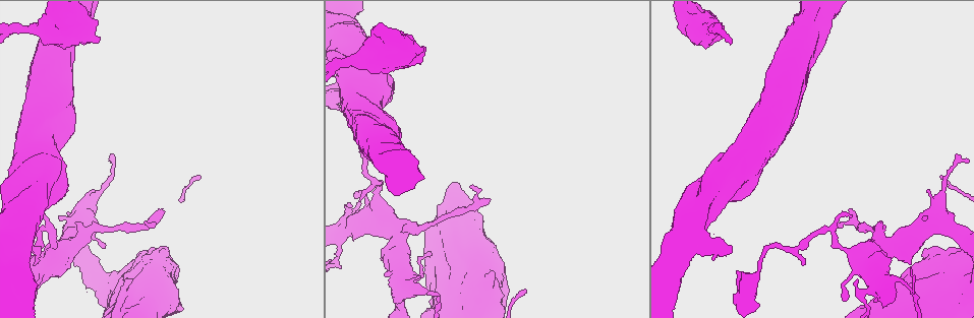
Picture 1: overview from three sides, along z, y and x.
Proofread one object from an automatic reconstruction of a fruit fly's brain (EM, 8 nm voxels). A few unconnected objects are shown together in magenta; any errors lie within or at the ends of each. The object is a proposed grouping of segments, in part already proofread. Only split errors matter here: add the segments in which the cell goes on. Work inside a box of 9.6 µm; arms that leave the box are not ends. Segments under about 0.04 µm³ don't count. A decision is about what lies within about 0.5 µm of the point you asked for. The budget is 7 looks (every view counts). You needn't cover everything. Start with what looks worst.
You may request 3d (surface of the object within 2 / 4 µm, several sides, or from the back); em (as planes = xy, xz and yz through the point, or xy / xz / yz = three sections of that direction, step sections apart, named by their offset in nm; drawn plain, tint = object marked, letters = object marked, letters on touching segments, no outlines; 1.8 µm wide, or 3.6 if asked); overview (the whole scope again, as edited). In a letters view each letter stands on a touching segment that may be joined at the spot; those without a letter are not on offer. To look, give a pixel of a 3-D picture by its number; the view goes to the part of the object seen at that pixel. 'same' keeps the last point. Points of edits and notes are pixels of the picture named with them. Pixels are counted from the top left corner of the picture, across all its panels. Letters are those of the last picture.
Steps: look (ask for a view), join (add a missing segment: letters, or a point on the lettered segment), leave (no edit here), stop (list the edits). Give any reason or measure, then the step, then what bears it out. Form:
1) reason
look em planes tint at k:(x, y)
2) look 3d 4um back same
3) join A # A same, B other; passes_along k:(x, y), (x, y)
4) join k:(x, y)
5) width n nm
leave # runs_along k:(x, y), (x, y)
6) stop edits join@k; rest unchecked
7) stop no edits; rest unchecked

branch stops here
look em xz step 8 tint at 1:(845, 299)

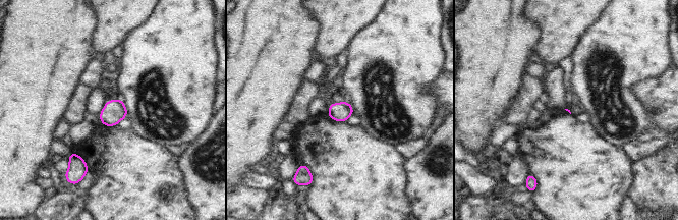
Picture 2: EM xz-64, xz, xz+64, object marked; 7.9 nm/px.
cut it another way
look em planes letters same

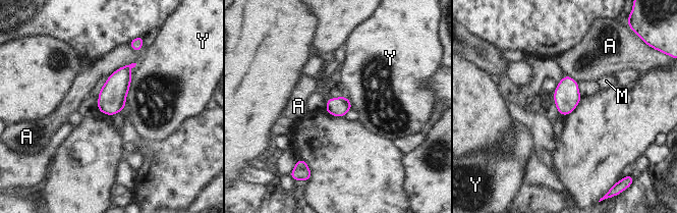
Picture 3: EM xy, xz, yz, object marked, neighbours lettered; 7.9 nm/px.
width 150 nm
leave # A other, M other, Y other; border 3:(132, 74), (124, 107); no lettered segment goes on from it

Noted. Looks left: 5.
thick end
look em 3.6um planes plain at 1:(424, 47)

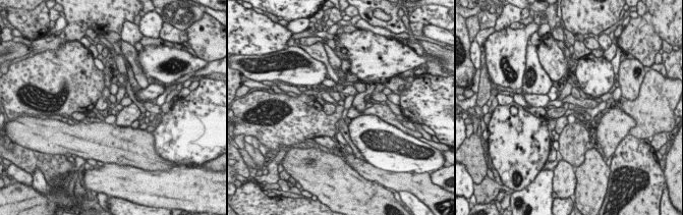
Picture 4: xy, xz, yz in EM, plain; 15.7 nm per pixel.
look em 3.6um planes letters same

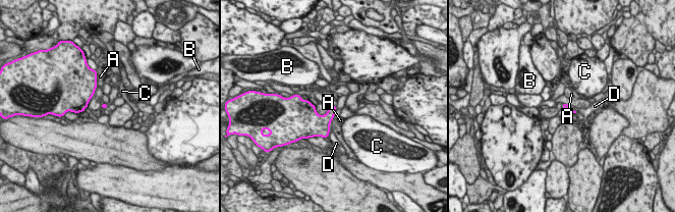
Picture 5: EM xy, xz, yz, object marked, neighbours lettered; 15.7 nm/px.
leave # A other, B other, C other, D other; border 5:(336, 106), (333, 118); no lettered segment goes on from it

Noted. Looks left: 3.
sudden change in width
look em planes tint at 1:(415, 230)

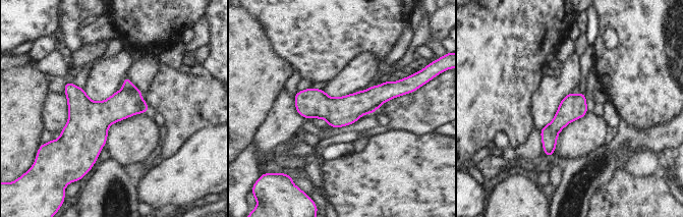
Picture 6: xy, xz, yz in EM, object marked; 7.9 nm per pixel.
look em planes letters same

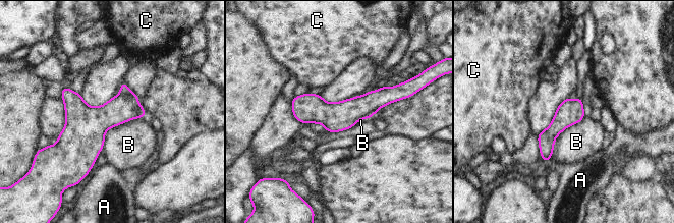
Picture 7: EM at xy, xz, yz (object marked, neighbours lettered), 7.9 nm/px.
width 200 nm
leave # A other, B other, C other; border 7:(147, 117), (109, 127), (102, 149); none of them fits

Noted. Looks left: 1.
stop no edits; rest unchecked

